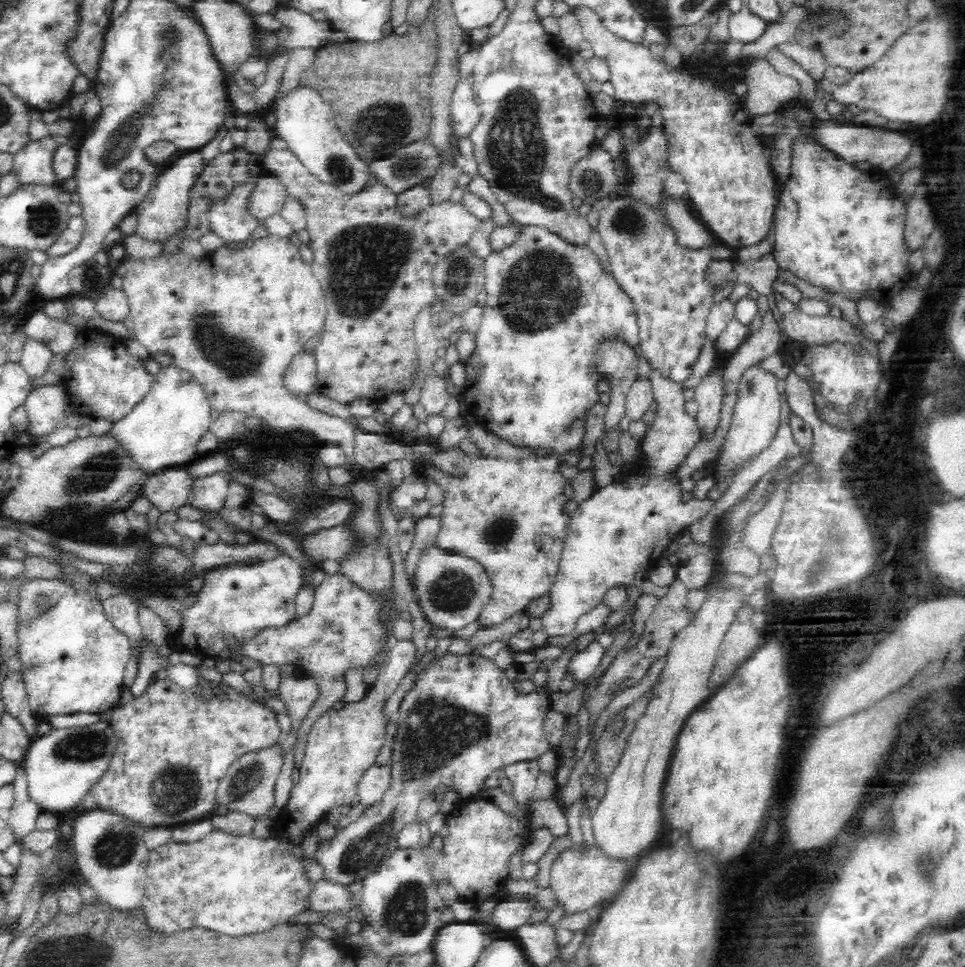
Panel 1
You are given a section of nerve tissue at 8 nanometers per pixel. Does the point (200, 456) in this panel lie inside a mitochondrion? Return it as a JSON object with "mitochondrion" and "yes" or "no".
{"mitochondrion":"no"}

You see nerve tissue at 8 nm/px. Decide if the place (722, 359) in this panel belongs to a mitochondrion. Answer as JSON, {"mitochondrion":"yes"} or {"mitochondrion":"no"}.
{"mitochondrion":"no"}

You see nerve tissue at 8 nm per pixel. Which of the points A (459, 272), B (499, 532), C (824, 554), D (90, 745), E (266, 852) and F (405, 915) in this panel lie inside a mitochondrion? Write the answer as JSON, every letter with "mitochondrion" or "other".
{"A":"mitochondrion","B":"mitochondrion","C":"mitochondrion","D":"mitochondrion","E":"other","F":"mitochondrion"}

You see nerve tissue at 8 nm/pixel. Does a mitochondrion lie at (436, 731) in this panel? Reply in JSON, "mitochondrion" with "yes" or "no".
{"mitochondrion":"yes"}

